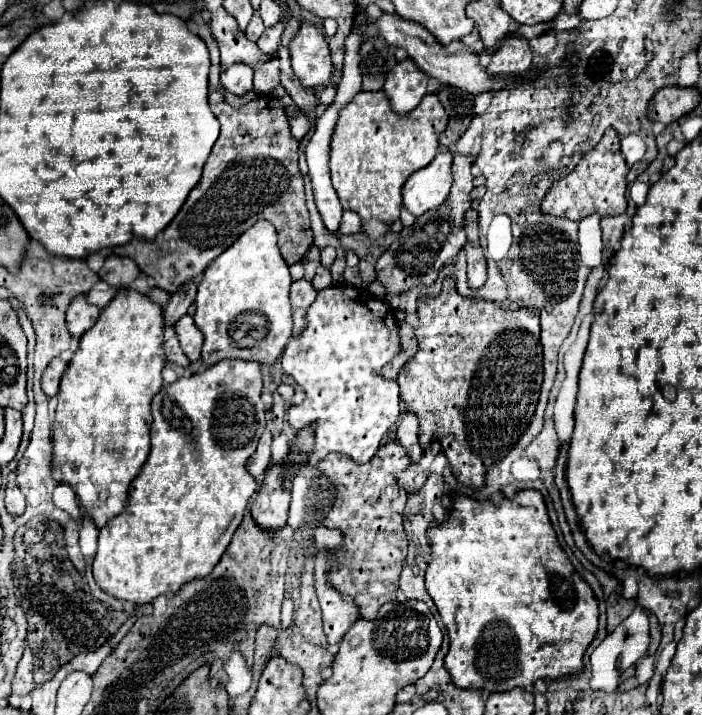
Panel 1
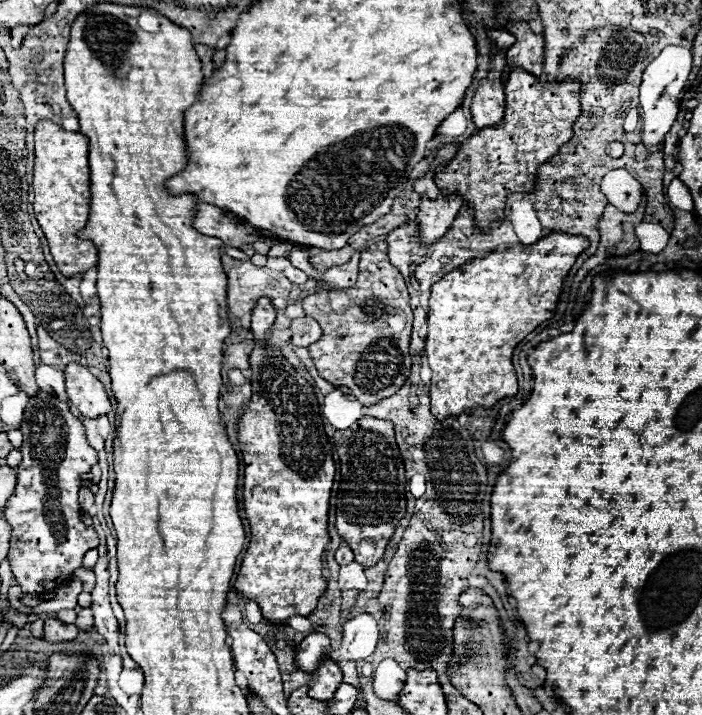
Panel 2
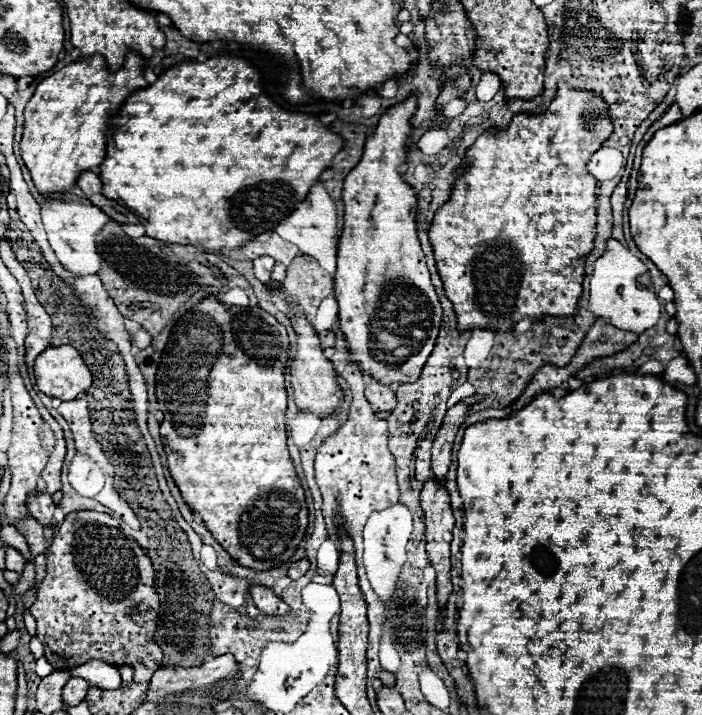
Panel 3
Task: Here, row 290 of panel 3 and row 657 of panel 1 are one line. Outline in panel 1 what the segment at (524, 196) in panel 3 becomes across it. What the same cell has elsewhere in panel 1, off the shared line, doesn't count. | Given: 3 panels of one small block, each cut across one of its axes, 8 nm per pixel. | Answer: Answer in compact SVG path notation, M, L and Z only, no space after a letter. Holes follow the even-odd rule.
M526 488L526 490L518 490L514 494L514 498L502 498L500 502L472 500L472 498L462 496L462 494L450 494L450 496L452 496L452 508L450 508L448 520L442 524L430 524L430 528L428 528L432 558L430 558L428 568L426 568L426 588L428 588L428 594L432 596L432 600L438 608L438 614L442 616L442 622L444 622L448 636L450 636L450 650L448 650L444 662L446 662L446 668L448 668L454 684L460 688L476 688L476 690L486 690L486 692L506 692L506 690L512 690L516 686L518 688L532 686L536 680L548 680L548 678L554 680L554 678L562 678L562 676L580 672L582 670L582 656L584 656L586 648L590 646L590 642L594 640L596 630L598 630L598 602L596 602L590 586L576 574L568 556L560 548L556 532L550 524L542 494L534 488Z

